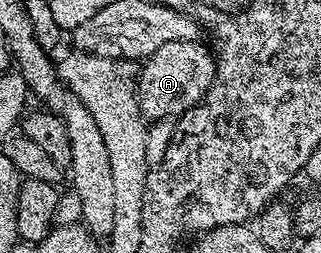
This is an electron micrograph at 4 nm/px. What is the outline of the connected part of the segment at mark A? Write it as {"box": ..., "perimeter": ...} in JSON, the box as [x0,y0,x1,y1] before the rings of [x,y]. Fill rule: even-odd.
{"box":[139,40,217,122],"perimeter":[[[175,40],[175,44],[163,44],[159,52],[144,59],[139,70],[139,97],[141,113],[146,119],[153,122],[176,120],[193,109],[213,87],[217,79],[217,60],[208,45],[201,45],[200,41]]]}

